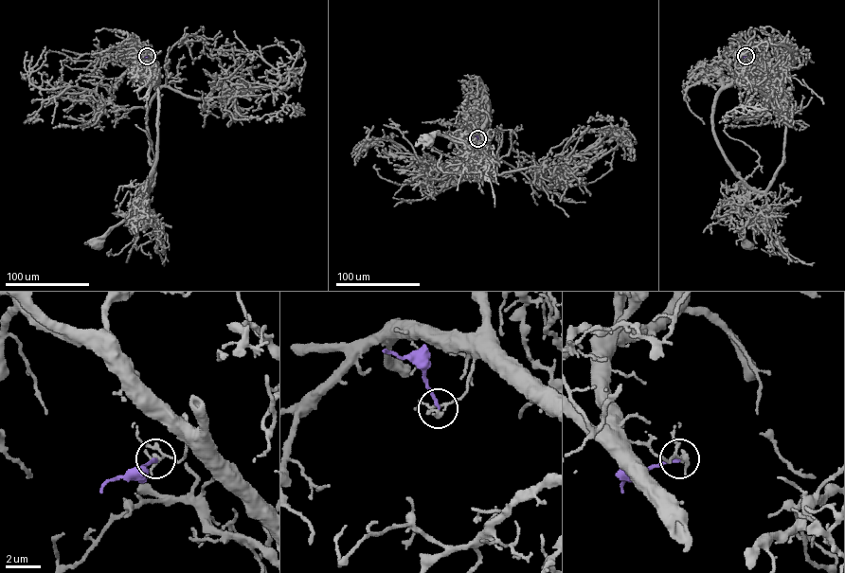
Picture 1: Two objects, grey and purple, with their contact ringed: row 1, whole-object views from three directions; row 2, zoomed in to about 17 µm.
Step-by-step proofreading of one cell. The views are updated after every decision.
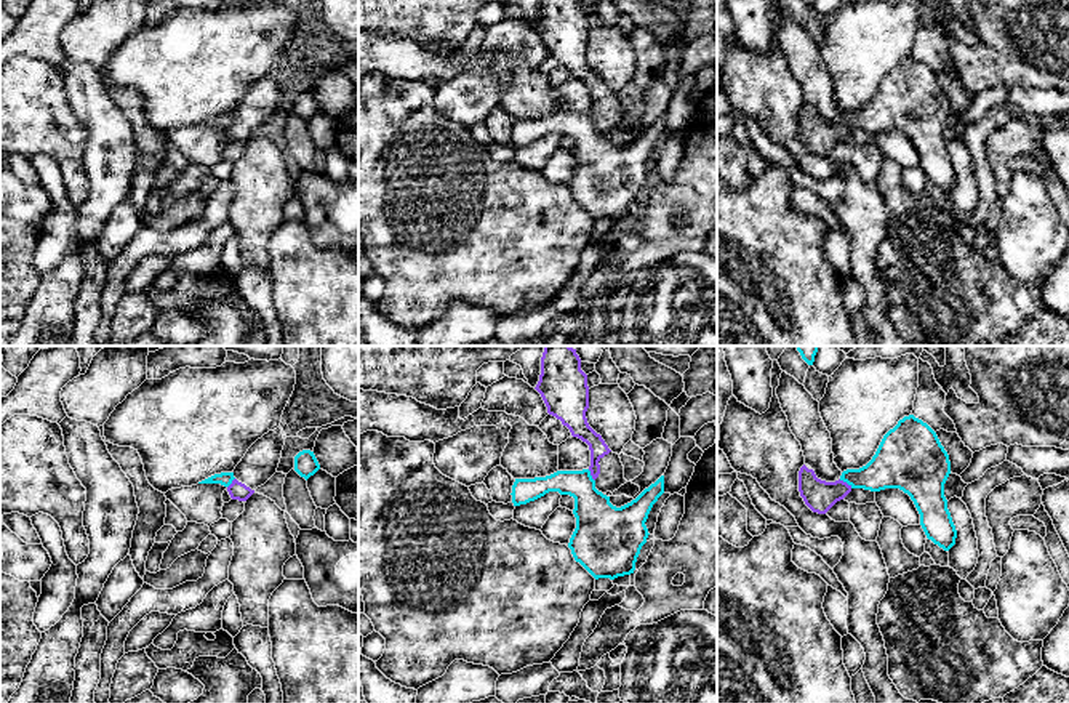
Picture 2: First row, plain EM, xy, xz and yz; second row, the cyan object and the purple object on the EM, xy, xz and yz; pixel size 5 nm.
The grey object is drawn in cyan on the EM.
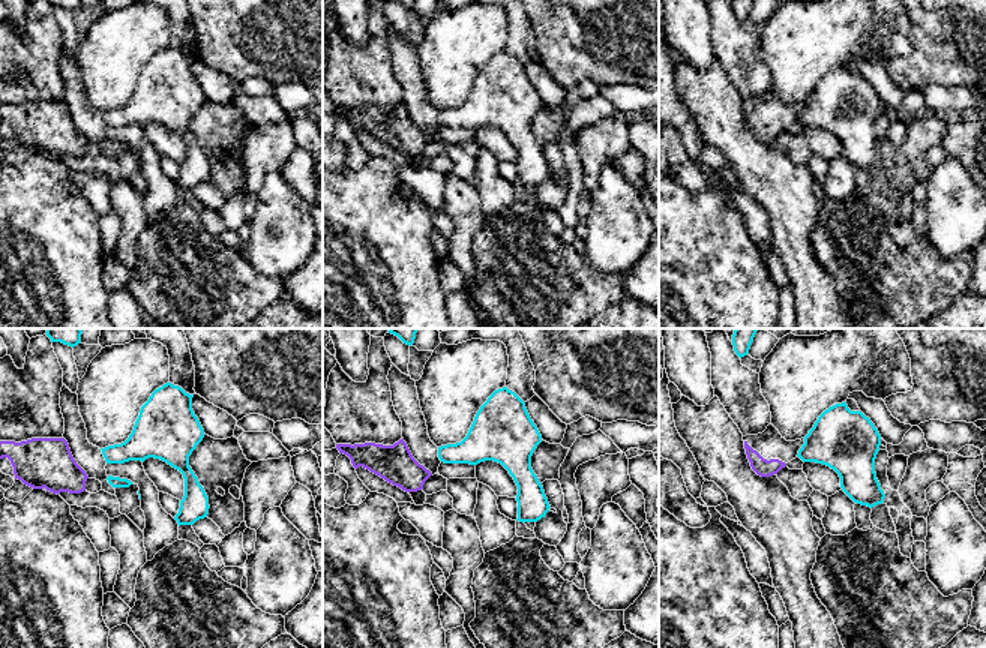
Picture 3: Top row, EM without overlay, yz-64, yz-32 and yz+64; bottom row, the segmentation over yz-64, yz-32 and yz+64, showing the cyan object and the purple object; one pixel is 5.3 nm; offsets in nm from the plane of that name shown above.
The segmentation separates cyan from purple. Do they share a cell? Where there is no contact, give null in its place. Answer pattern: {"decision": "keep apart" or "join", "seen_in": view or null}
{"decision": "keep apart", "seen_in": "yz"}

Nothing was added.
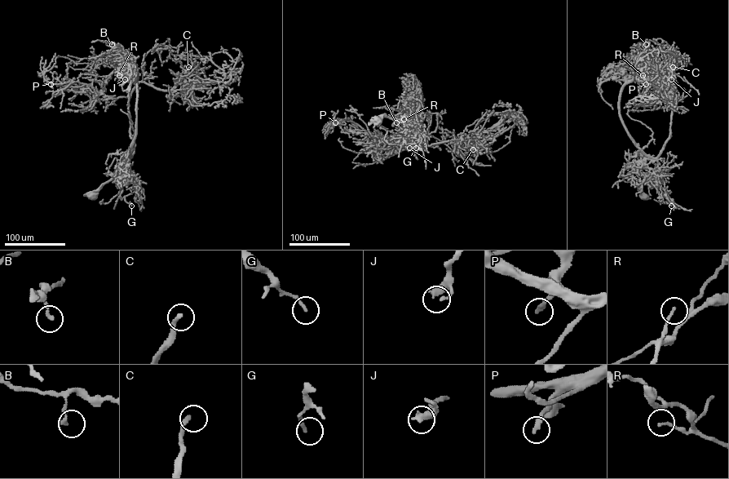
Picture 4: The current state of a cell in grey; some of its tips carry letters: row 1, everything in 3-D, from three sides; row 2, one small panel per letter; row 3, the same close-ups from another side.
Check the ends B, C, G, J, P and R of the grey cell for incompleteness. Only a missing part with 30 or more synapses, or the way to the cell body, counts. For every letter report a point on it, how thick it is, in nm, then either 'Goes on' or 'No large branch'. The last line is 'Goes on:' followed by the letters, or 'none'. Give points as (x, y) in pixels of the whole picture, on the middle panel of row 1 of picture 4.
B: Place: (396, 122). Thickness 200 nm. No large branch
C: Place: (473, 149). Thickness 240 nm. Goes on
G: Place: (416, 148). Thickness 170 nm. No large branch
J: Place: (409, 148). Thickness 320 nm. No large branch
P: Place: (335, 122). Thickness 240 nm. Goes on
R: Place: (404, 119). Thickness 140 nm. No large branch
Goes on: C, P

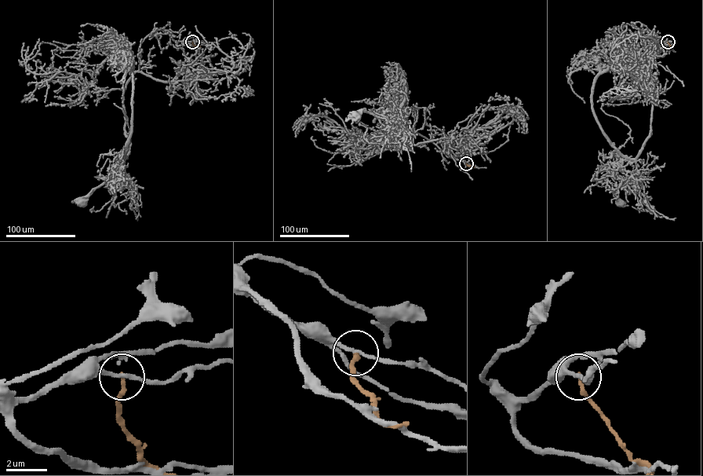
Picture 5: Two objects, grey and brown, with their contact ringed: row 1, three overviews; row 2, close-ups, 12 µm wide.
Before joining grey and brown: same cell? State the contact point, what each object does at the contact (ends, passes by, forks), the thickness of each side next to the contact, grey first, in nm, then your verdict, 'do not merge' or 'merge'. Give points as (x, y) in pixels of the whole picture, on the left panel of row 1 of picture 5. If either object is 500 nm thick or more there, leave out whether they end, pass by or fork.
at (192, 42); grey passes by; brown ends there; 170 nm thick on the grey side, 200 nm on the other; do not merge

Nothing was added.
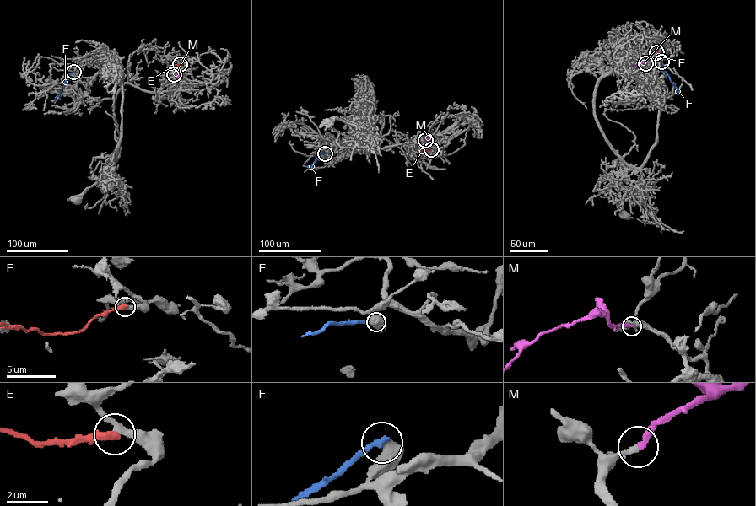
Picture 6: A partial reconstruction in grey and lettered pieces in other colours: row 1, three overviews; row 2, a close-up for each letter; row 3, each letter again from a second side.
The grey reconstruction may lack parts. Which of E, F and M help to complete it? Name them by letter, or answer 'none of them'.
M

